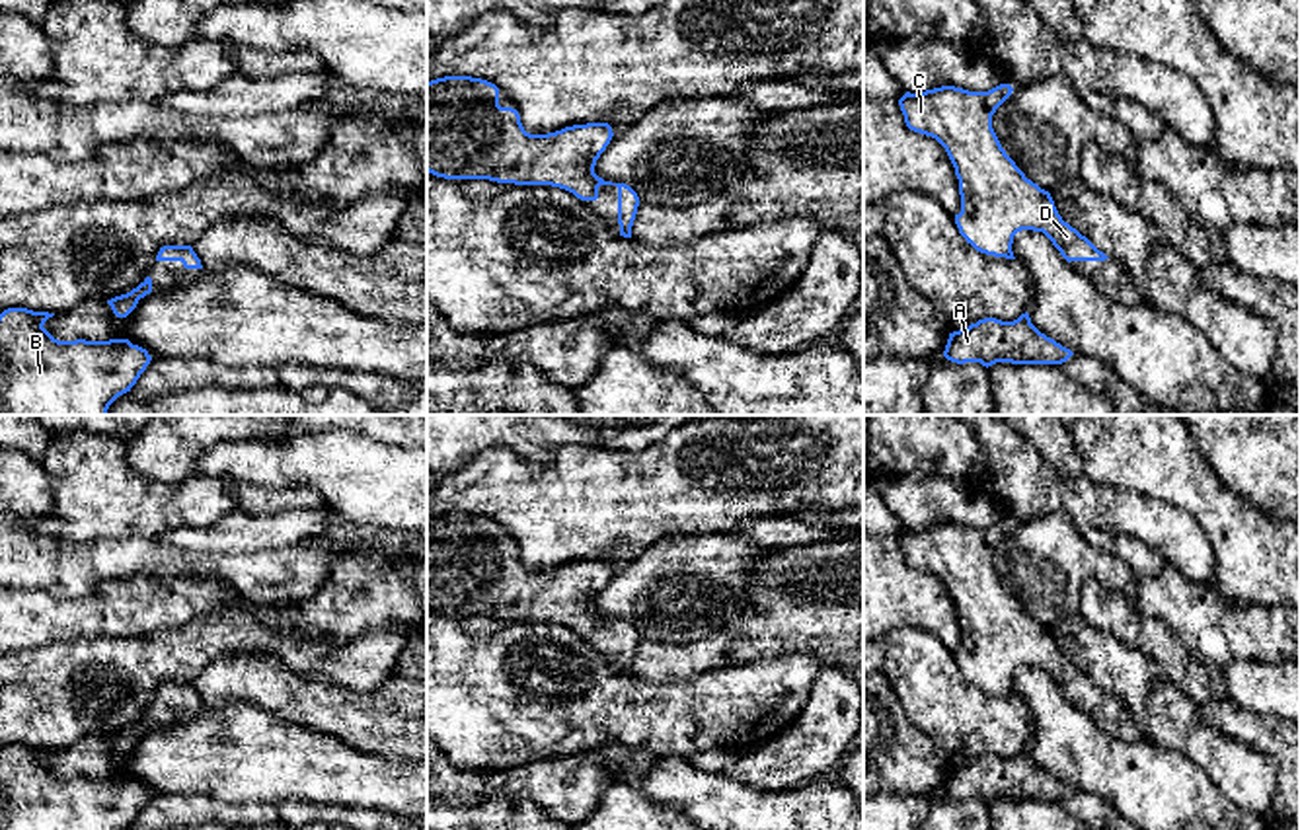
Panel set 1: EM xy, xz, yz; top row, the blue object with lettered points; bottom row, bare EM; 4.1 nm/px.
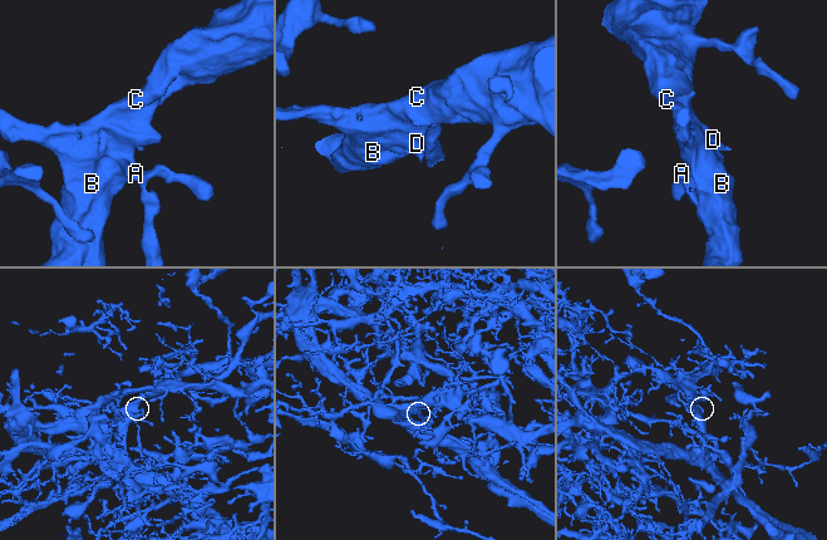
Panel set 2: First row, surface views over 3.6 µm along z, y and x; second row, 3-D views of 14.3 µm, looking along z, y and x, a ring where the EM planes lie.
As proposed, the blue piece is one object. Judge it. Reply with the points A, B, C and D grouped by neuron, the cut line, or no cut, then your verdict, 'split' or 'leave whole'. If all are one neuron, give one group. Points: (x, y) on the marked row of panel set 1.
A B C D | no cut | leave whole

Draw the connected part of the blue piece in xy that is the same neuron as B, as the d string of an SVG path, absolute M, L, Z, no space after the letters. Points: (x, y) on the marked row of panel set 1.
M0 314L0 415L107 415L152 357L129 339L58 341L43 325L55 314Z

